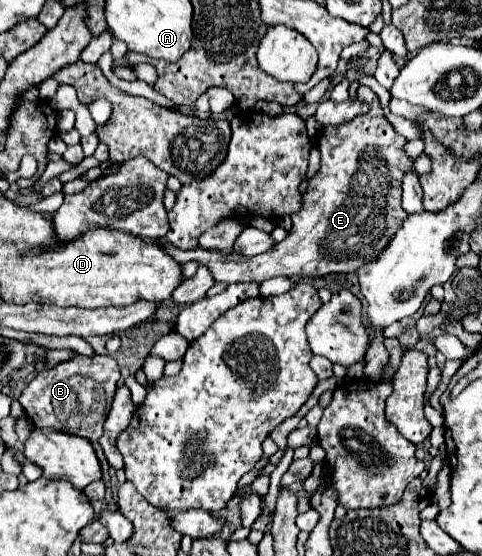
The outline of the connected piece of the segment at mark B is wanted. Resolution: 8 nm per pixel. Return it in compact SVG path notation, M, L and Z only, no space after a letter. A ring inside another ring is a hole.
M38 348L34 354L34 380L24 388L20 394L20 404L26 410L28 418L34 422L36 428L54 428L66 434L76 434L88 438L90 442L102 436L102 424L108 416L116 382L120 378L120 370L114 358L94 354L82 356L74 352L74 356L66 362L58 362L56 366L46 364L46 348Z

